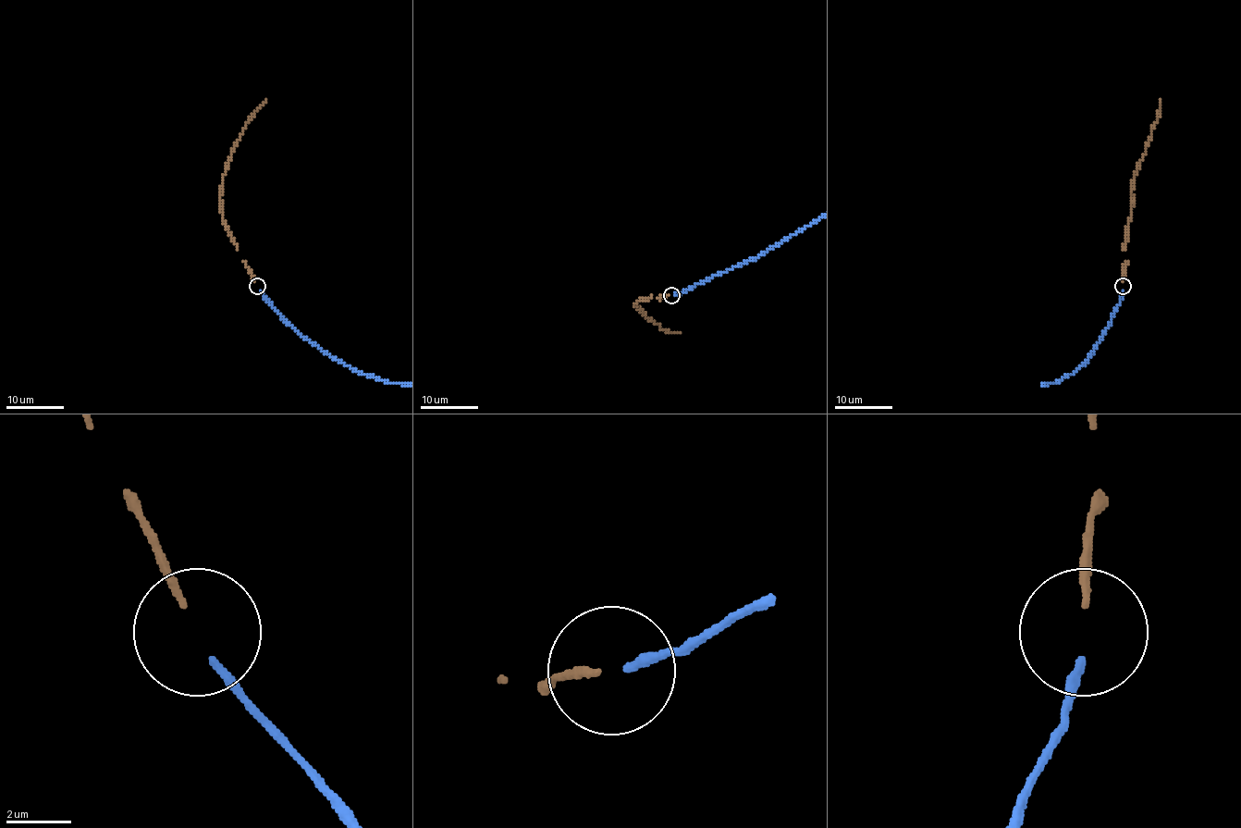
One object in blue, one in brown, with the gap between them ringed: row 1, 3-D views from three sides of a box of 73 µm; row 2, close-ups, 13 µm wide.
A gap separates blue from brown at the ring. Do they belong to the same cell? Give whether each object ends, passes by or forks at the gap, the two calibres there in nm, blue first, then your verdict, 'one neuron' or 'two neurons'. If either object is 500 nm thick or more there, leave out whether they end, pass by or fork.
blue ends | brown ends | 240/240 nm | one neuron

